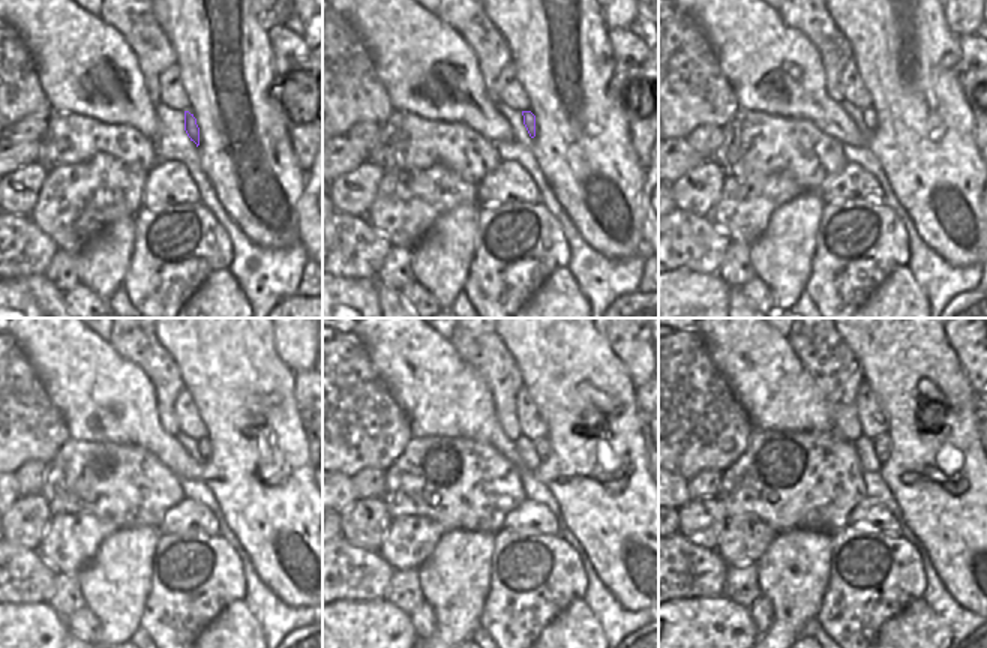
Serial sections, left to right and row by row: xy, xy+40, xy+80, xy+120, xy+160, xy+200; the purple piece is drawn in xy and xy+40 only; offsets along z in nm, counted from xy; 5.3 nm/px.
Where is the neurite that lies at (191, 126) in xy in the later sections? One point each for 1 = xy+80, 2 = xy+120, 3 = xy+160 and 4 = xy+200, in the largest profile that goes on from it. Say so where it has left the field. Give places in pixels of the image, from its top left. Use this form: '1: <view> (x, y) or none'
1: xy+80 (869, 117)
2: xy+120 (204, 446)
3: xy+160 (542, 446)
4: xy+200 (882, 441)

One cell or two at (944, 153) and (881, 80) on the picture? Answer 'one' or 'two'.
one

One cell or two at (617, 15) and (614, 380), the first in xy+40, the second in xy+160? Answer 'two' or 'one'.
two

